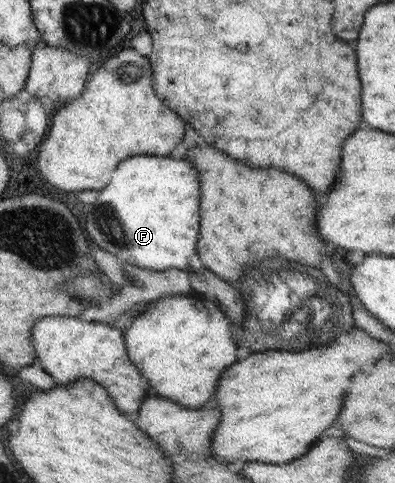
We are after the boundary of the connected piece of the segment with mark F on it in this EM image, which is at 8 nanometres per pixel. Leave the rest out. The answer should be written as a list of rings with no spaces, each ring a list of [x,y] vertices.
[[[139,155],[125,159],[113,171],[111,183],[99,193],[97,201],[89,205],[85,229],[95,245],[135,267],[151,271],[190,270],[189,259],[195,255],[199,239],[199,179],[195,167],[185,159],[173,157]]]

